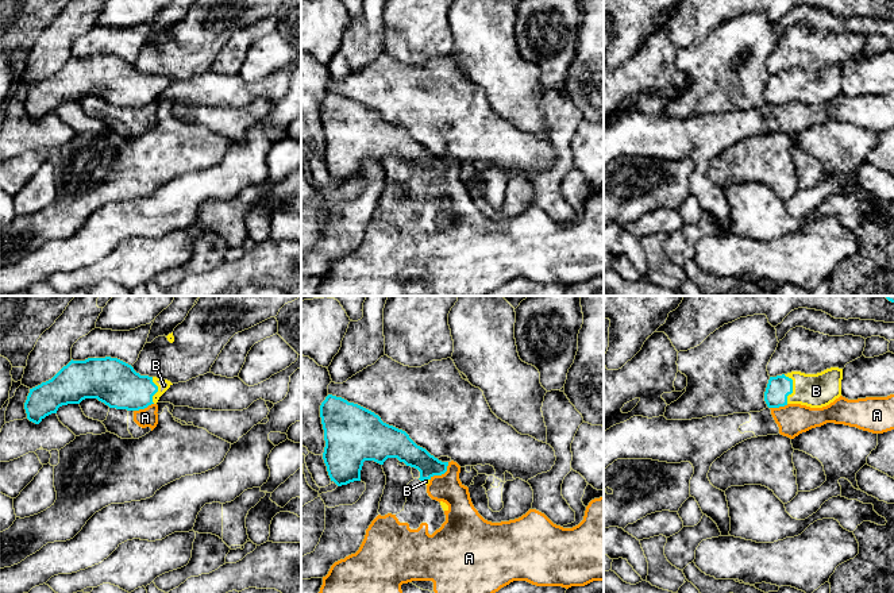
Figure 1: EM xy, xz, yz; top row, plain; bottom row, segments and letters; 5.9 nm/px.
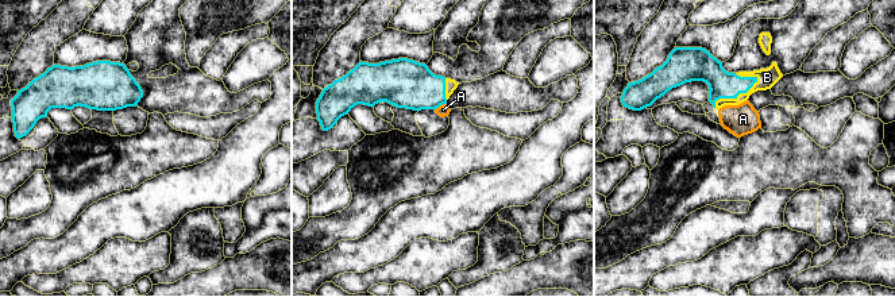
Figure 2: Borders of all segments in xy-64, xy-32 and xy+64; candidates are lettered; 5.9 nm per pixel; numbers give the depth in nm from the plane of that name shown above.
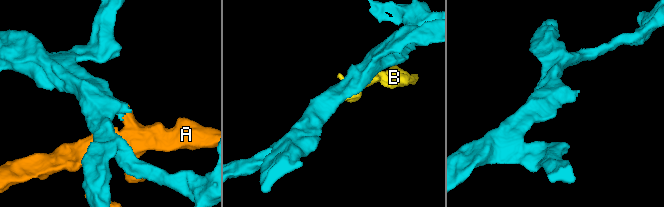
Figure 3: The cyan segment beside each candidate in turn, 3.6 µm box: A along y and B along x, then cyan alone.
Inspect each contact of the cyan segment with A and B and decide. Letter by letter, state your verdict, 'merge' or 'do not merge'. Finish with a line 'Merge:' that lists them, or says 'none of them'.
A: do not merge
B: merge
Merge: B

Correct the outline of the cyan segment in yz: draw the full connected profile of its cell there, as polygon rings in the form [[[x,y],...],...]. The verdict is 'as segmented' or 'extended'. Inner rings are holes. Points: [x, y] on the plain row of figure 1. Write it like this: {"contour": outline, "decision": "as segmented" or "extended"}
{"contour": [[[831,65],[817,72],[791,69],[770,74],[764,99],[768,105],[801,101],[822,105],[841,93],[843,66]]], "decision": "extended"}

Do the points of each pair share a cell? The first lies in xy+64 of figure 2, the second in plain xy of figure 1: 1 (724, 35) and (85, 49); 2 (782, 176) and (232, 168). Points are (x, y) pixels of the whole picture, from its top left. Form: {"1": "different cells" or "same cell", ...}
{"1": "same cell", "2": "different cells"}

